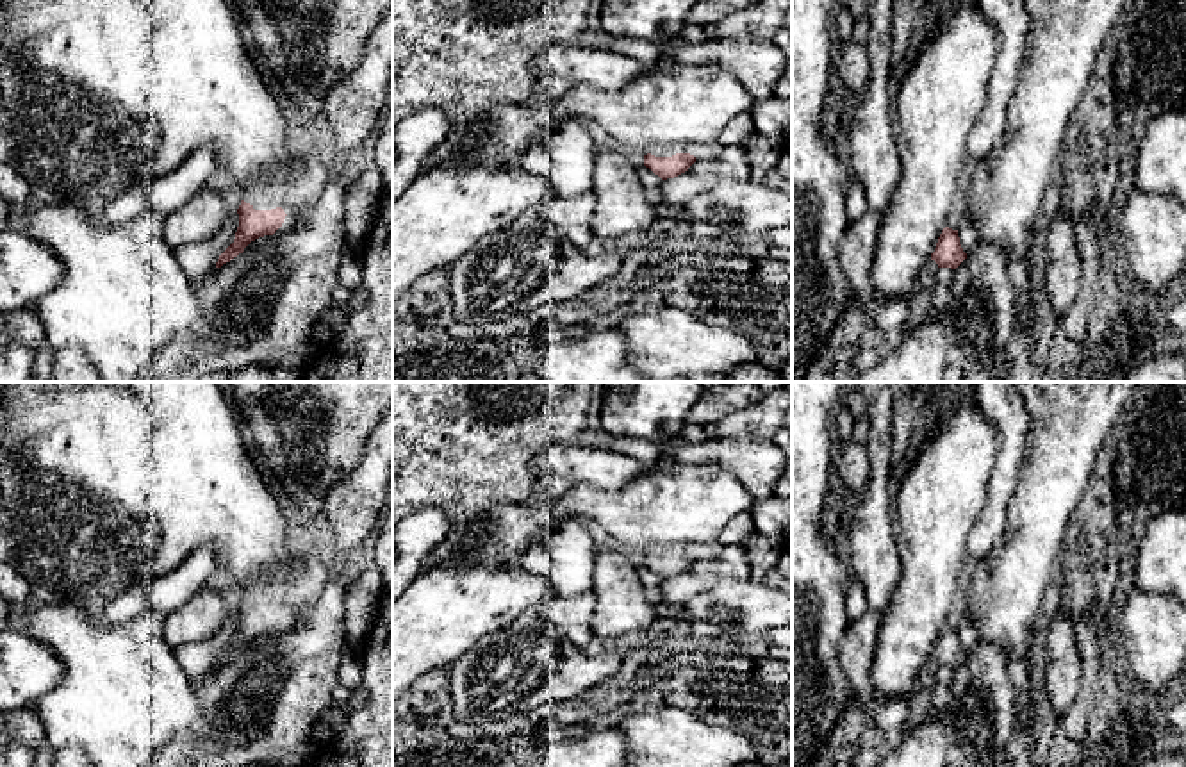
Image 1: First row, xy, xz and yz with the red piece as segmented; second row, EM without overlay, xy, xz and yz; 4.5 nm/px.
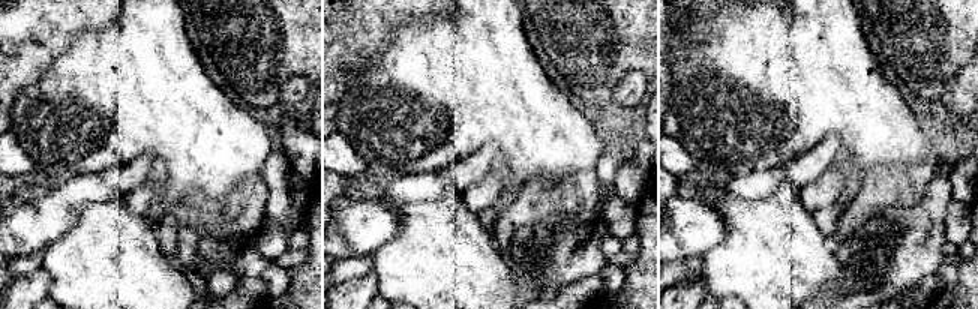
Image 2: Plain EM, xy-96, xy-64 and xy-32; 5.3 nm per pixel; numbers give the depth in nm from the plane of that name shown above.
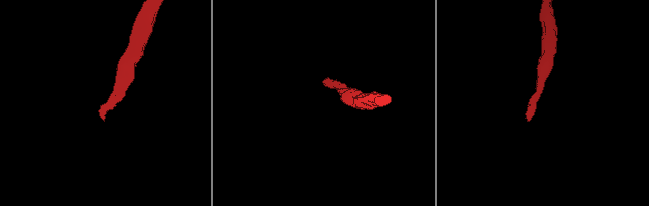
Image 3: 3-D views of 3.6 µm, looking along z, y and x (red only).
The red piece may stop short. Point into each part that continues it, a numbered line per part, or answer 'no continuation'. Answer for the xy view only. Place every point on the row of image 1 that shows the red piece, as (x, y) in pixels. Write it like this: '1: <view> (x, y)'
no continuation

